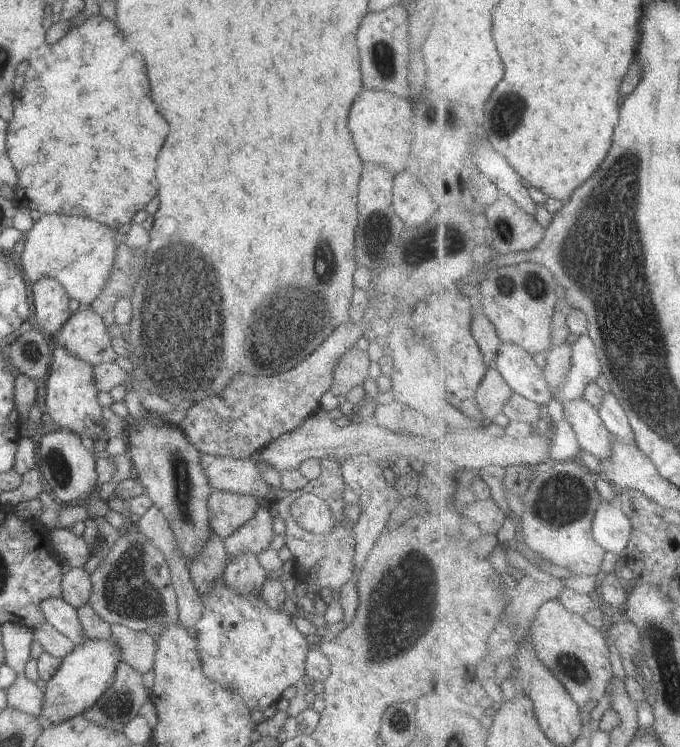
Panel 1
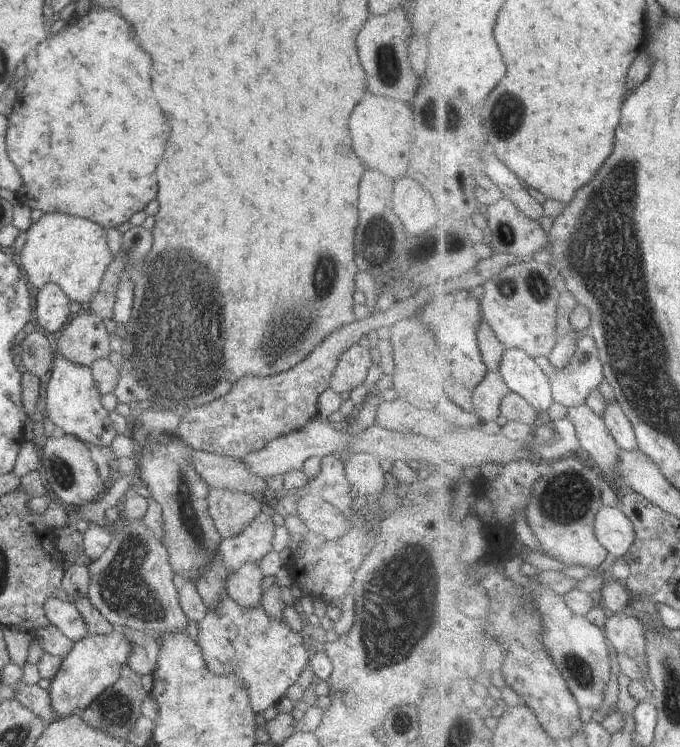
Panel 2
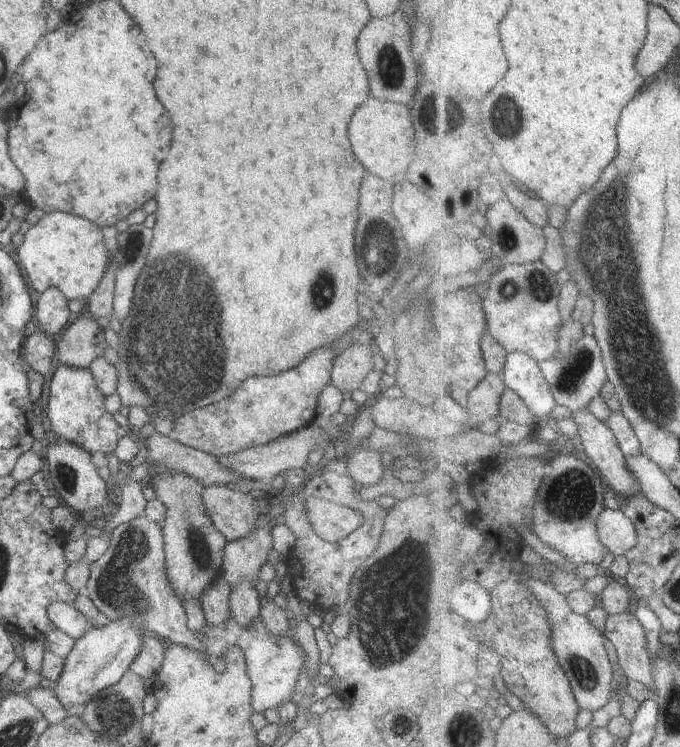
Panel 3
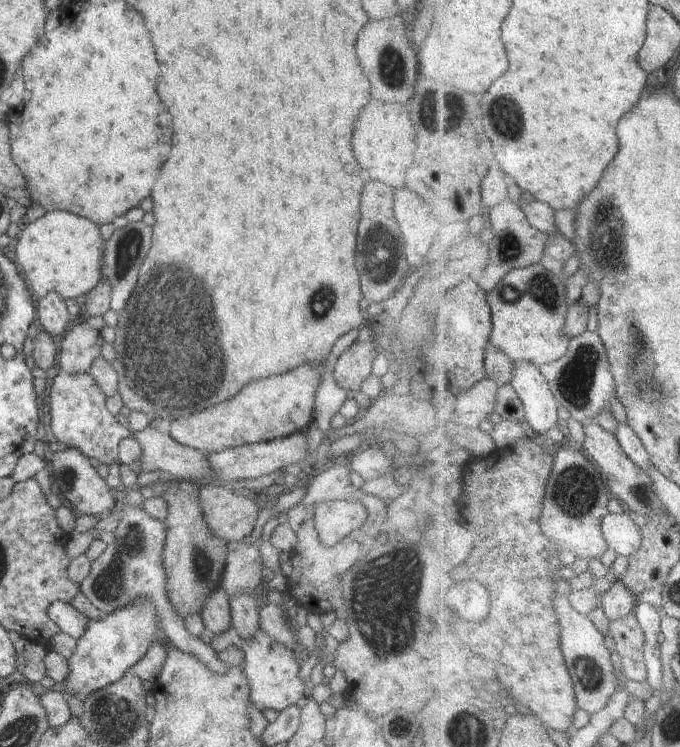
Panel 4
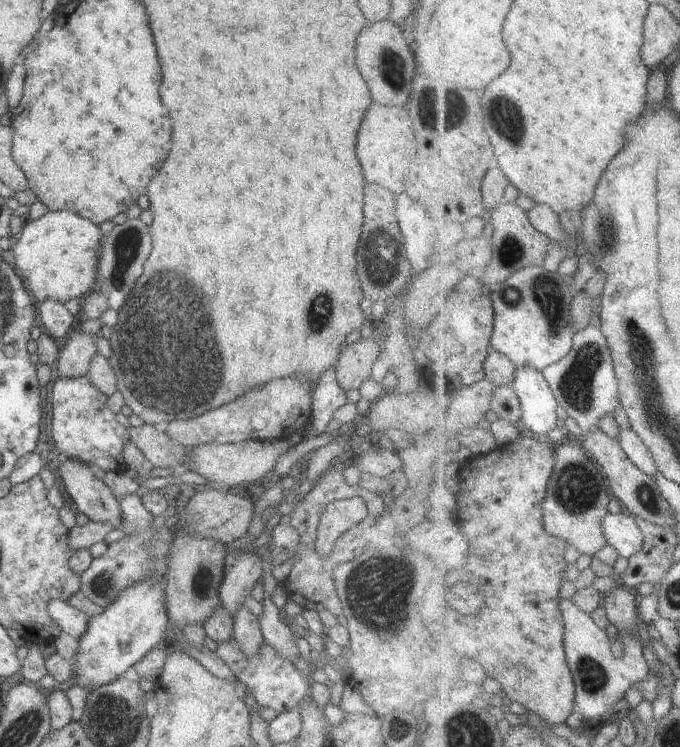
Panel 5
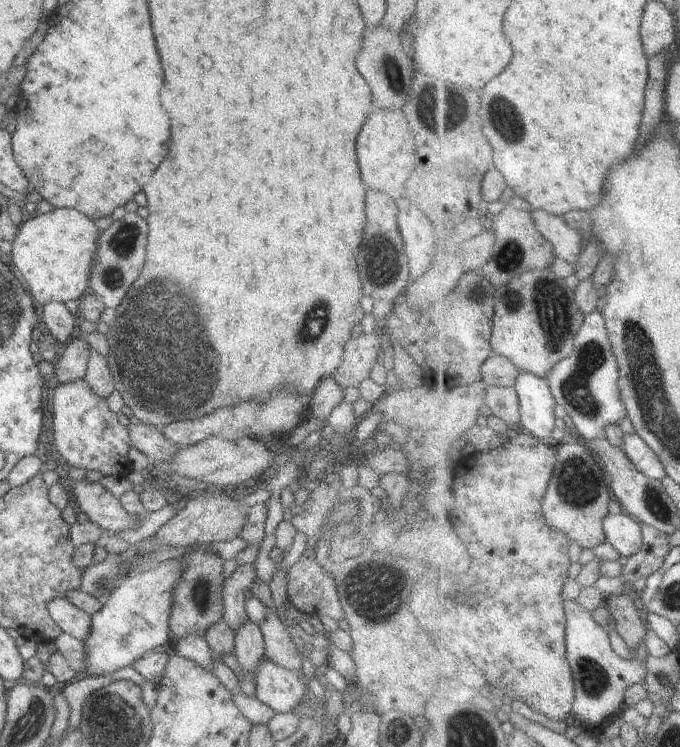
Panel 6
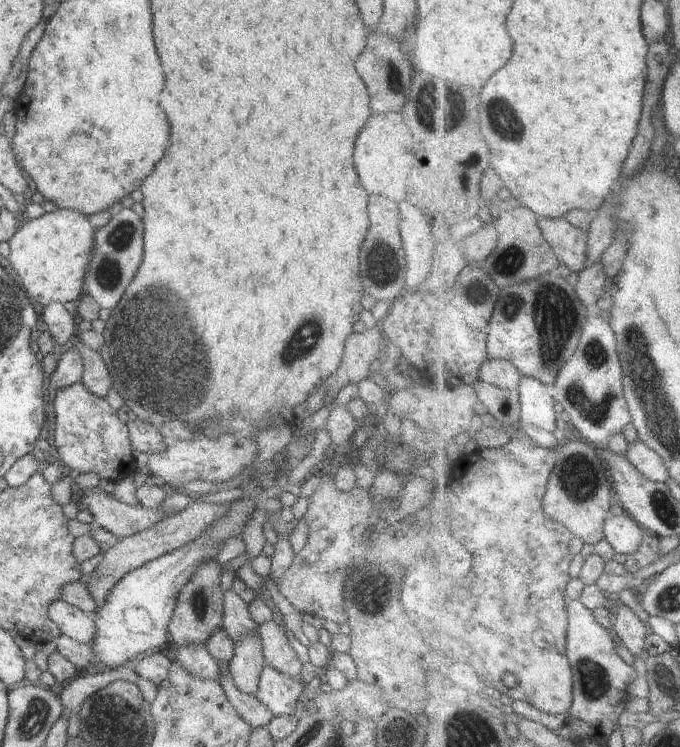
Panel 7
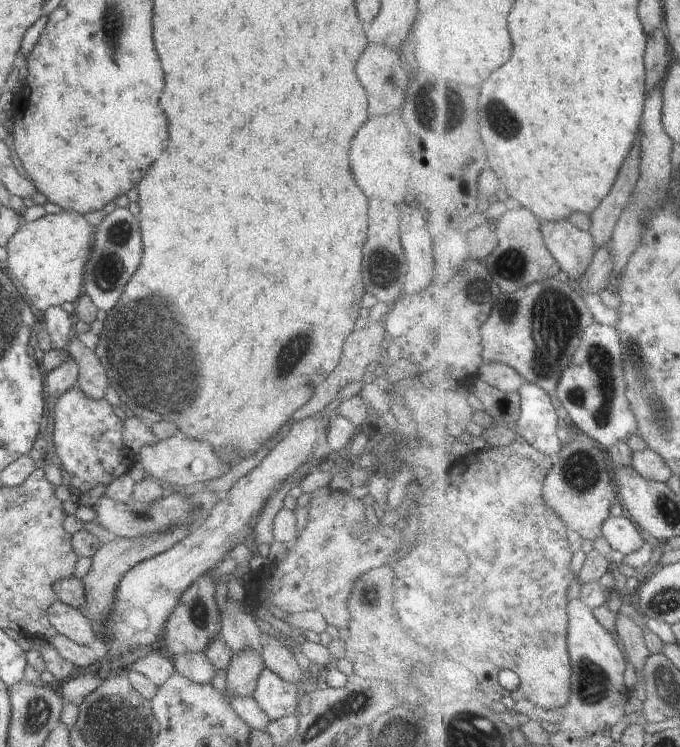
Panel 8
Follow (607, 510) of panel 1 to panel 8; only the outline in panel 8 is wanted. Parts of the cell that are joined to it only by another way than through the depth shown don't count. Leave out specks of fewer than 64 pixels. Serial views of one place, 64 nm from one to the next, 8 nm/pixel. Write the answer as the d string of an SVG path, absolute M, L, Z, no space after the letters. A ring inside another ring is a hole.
M626 512L619 517L612 515L605 522L603 534L612 546L613 553L618 552L625 557L633 556L648 542L642 528Z

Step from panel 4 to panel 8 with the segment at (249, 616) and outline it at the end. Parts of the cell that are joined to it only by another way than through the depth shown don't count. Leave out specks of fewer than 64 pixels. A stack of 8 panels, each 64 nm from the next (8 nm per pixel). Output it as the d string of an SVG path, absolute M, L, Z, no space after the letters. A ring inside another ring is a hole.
M244 649L233 654L227 666L226 684L236 696L252 697L260 673L266 668L260 653Z

